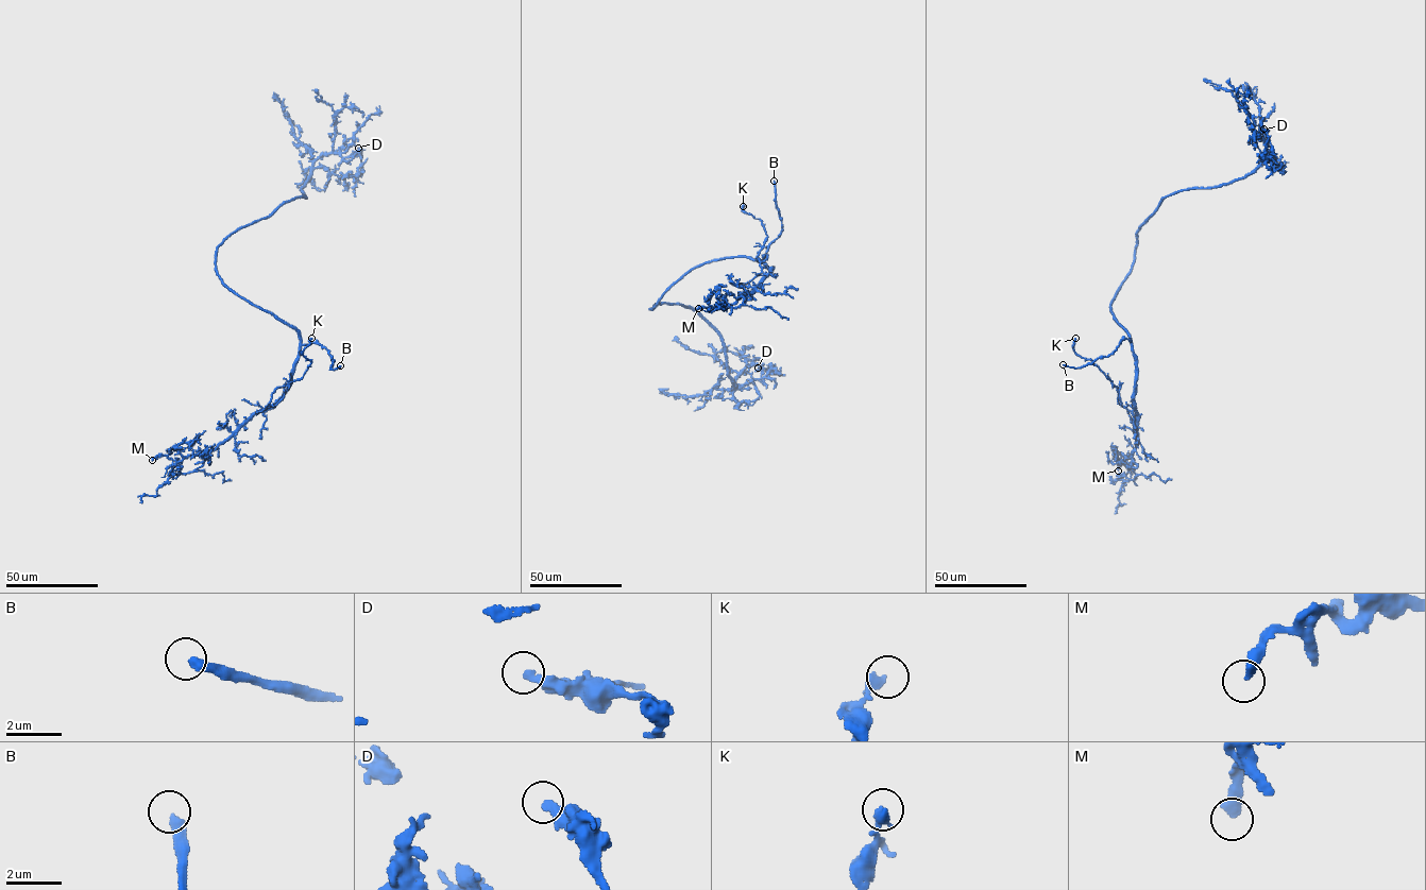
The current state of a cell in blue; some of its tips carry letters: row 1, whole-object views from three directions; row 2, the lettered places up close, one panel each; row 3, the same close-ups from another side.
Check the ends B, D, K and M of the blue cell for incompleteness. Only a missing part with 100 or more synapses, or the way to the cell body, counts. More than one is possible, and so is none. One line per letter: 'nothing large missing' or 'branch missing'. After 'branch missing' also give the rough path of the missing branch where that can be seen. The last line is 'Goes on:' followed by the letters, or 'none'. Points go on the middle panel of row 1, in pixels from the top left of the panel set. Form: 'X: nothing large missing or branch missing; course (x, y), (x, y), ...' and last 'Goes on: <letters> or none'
B: branch missing; course (774, 181), (768, 160), (758, 157)
D: nothing large missing
K: nothing large missing
M: nothing large missing
Goes on: B

